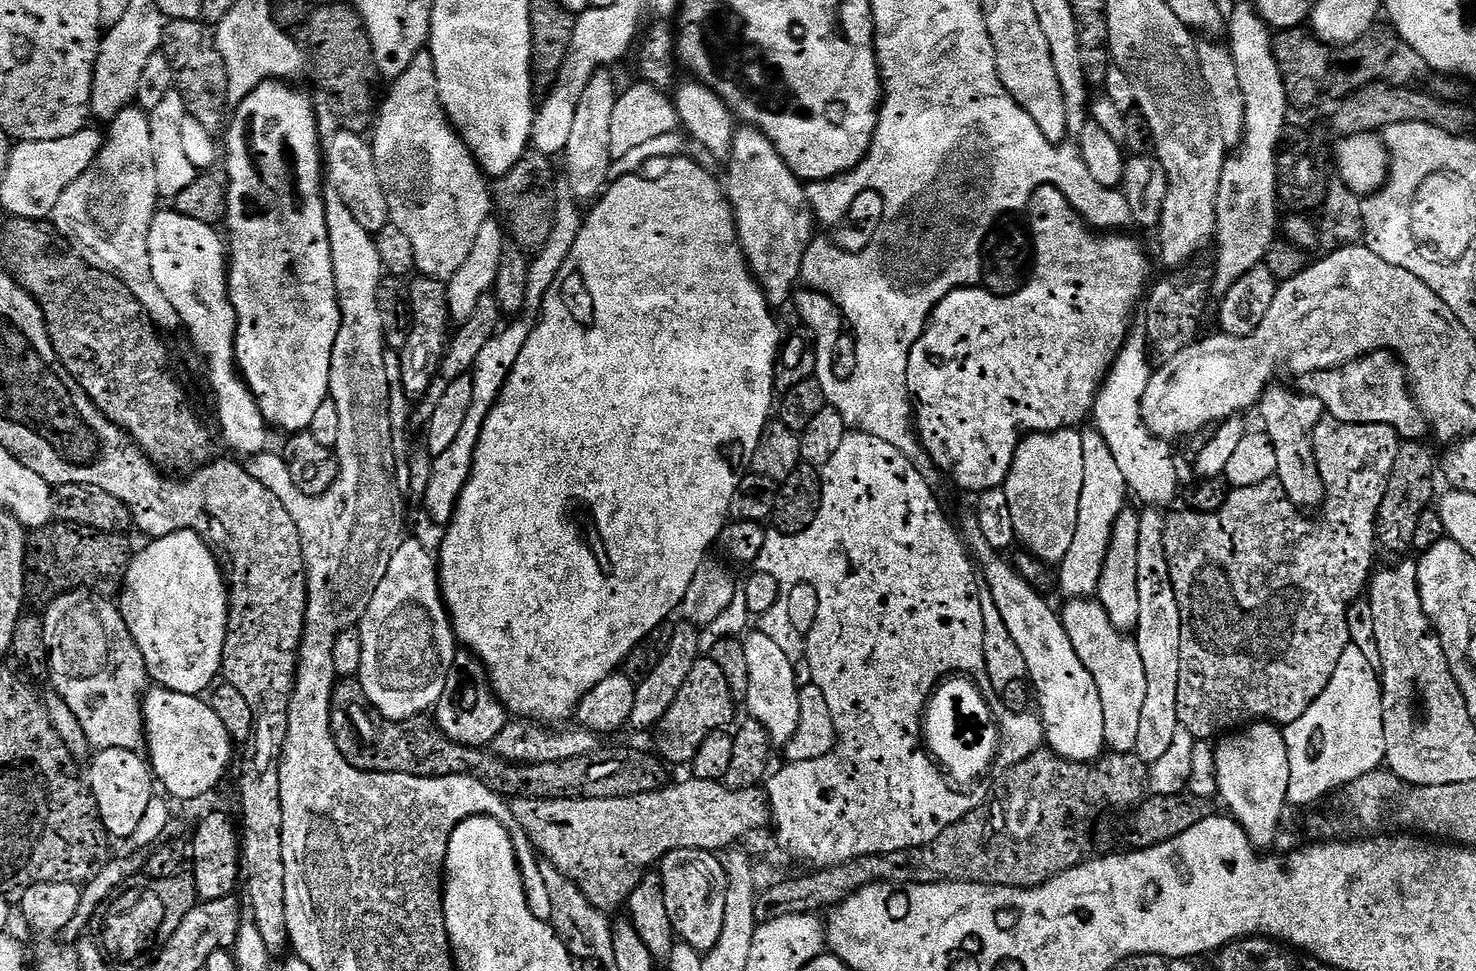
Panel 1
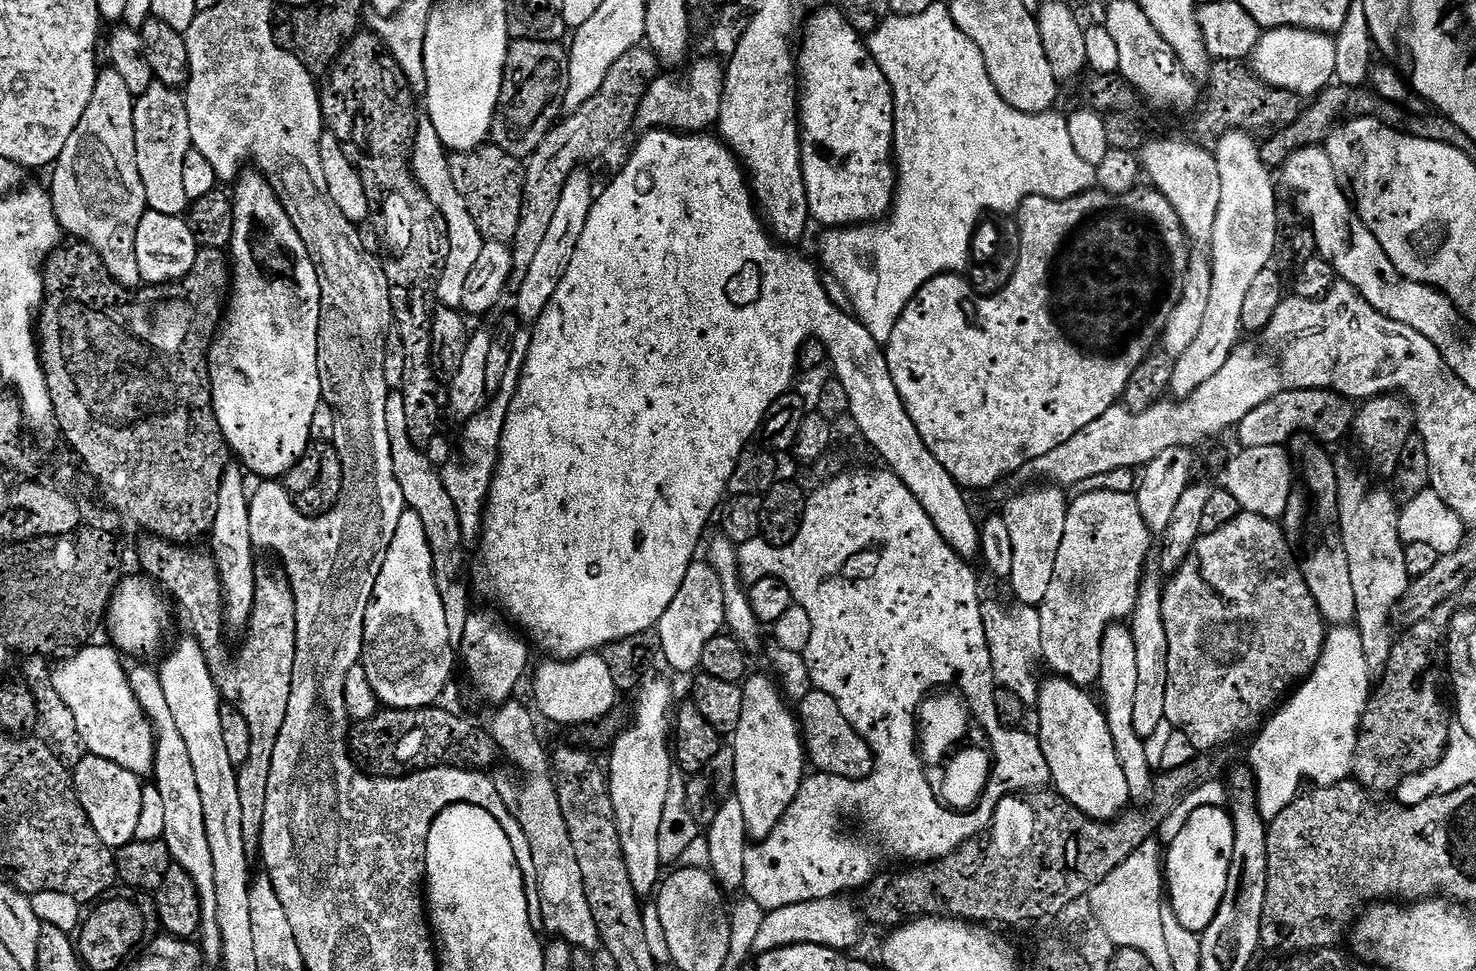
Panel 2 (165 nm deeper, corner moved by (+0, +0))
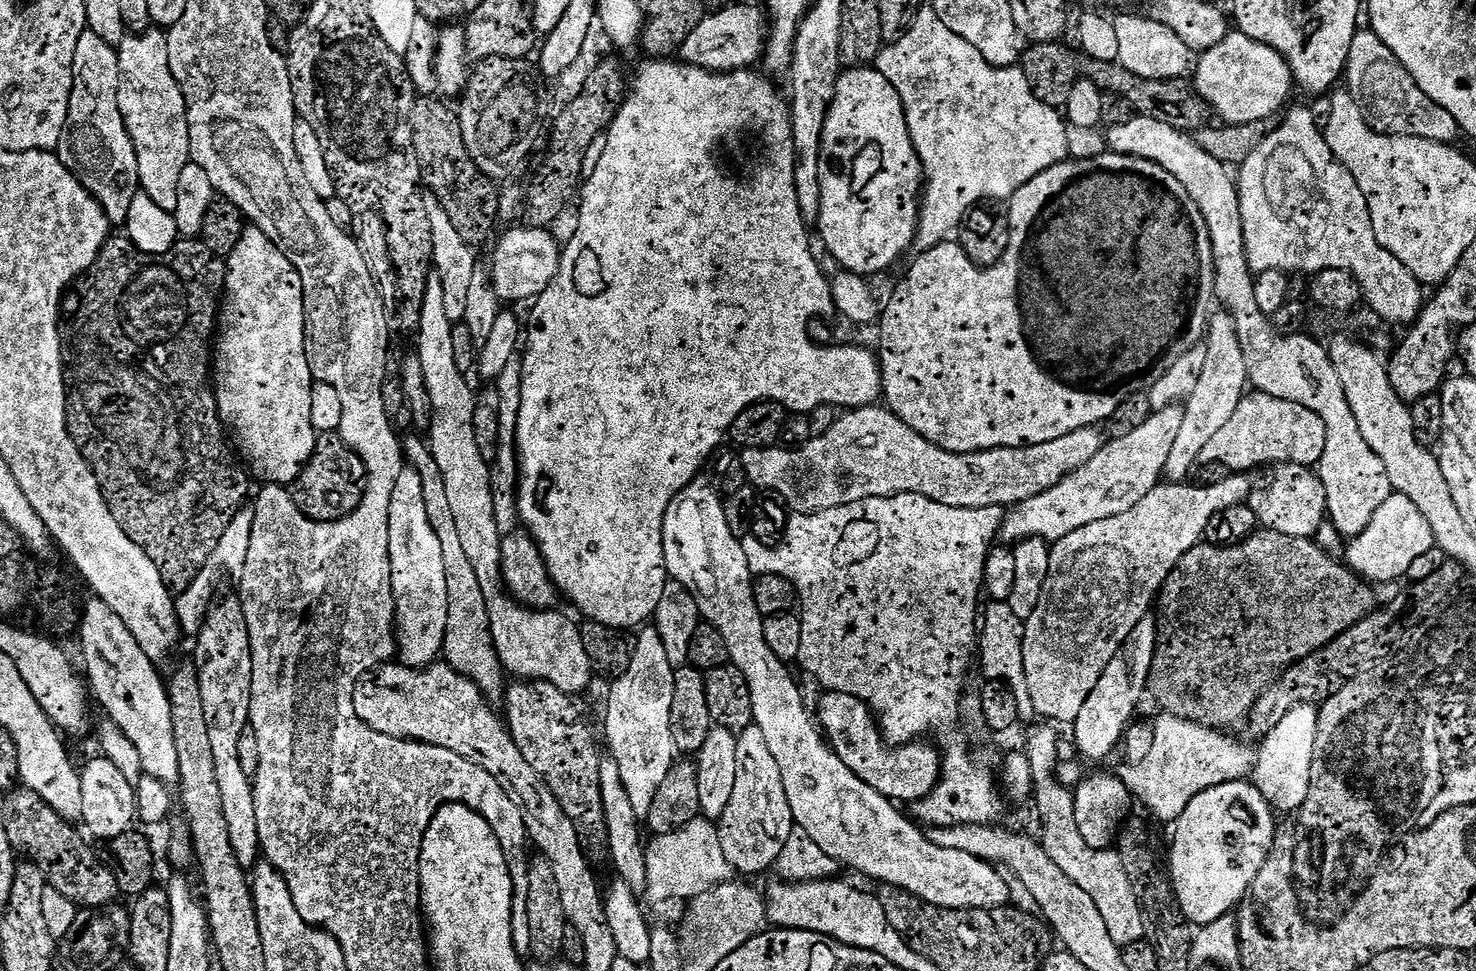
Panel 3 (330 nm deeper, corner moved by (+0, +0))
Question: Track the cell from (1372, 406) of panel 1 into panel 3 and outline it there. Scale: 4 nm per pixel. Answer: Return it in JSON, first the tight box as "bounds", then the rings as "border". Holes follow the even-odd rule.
{"bounds":[1200,391,1329,474],"border":[[[1249,391],[1238,402],[1238,410],[1230,417],[1230,422],[1210,438],[1210,443],[1202,450],[1200,464],[1221,464],[1232,474],[1248,474],[1251,468],[1263,464],[1279,466],[1290,464],[1297,459],[1296,448],[1300,452],[1312,452],[1329,439],[1322,418],[1309,408],[1298,406],[1289,400],[1274,398],[1265,392]]]}

